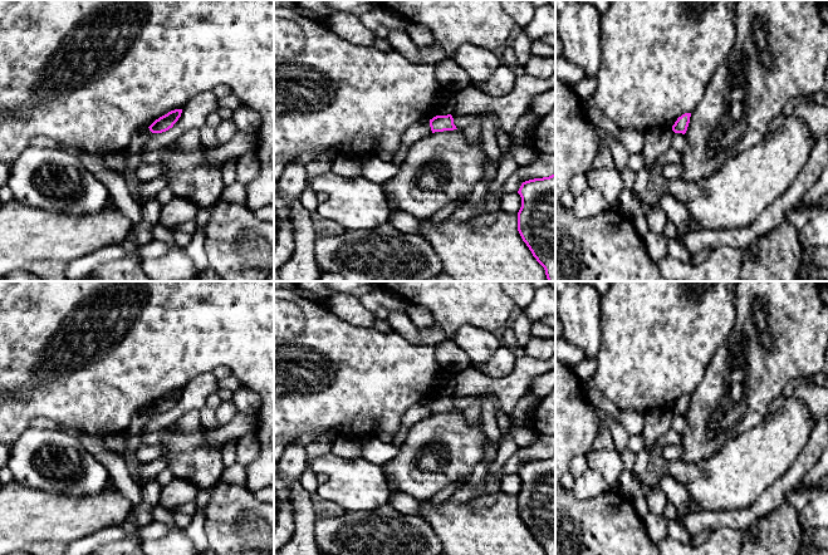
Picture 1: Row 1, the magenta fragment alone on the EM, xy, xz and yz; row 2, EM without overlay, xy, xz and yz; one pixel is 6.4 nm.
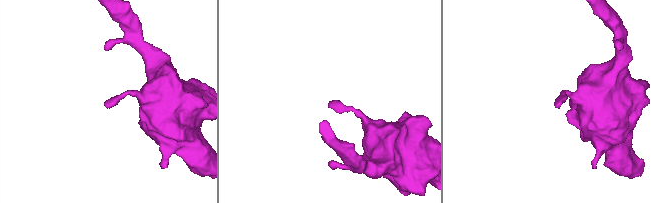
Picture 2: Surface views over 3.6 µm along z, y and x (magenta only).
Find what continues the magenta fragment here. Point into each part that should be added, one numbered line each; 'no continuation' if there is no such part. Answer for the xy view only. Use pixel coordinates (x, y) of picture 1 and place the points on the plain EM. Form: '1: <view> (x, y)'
no continuation

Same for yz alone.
no continuation

